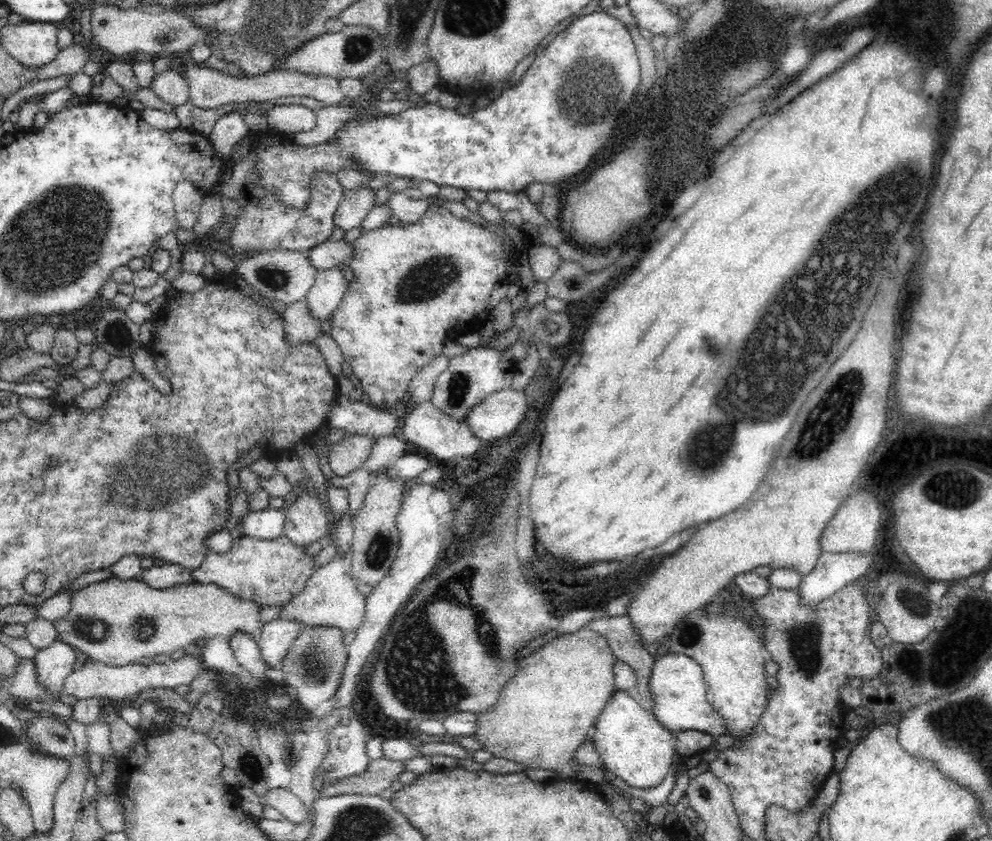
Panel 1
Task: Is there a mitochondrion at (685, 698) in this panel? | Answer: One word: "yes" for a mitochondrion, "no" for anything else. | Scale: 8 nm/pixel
no

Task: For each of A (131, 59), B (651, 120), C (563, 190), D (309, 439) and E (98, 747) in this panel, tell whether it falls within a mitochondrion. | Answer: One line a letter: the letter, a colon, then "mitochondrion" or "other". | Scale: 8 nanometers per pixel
A: other
B: mitochondrion
C: other
D: other
E: other

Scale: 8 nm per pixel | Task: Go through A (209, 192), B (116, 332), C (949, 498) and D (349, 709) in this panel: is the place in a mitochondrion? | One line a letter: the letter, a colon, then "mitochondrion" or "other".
A: other
B: mitochondrion
C: mitochondrion
D: other

